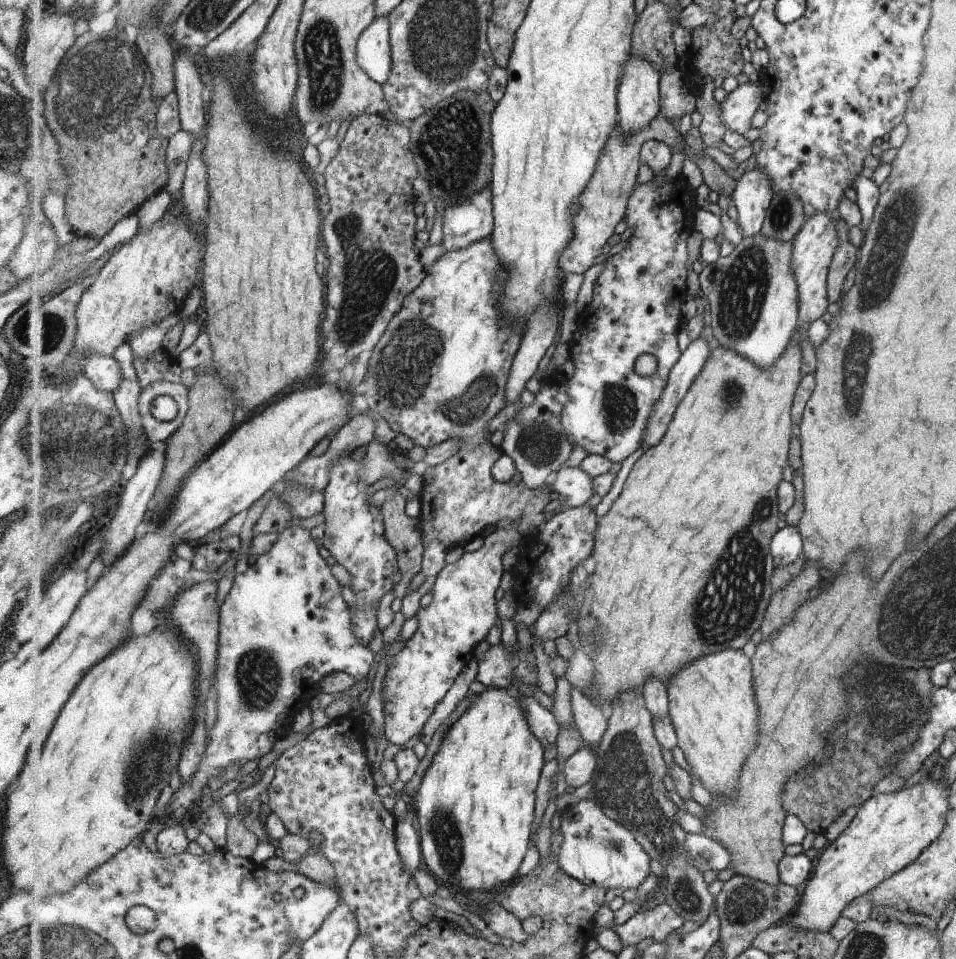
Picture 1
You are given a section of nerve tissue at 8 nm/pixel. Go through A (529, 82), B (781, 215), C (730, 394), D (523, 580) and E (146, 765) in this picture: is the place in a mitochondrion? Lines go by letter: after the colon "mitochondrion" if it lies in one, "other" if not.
A: other
B: mitochondrion
C: mitochondrion
D: other
E: mitochondrion

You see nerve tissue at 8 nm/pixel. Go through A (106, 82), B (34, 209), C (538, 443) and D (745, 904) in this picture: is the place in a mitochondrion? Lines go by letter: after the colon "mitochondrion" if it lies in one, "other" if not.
A: mitochondrion
B: other
C: mitochondrion
D: mitochondrion

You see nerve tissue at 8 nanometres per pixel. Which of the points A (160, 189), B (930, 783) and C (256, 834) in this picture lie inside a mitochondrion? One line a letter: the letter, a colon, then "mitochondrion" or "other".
A: other
B: other
C: other

